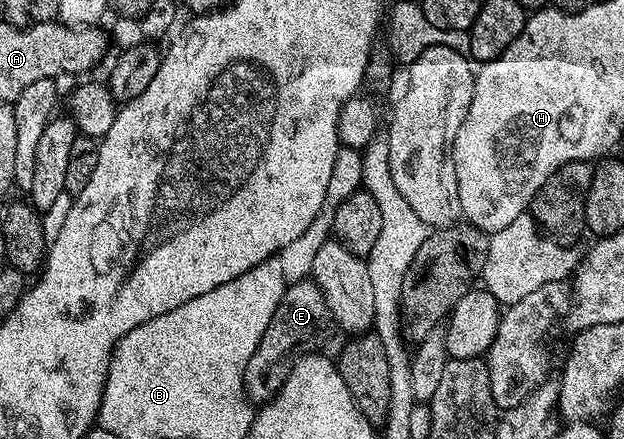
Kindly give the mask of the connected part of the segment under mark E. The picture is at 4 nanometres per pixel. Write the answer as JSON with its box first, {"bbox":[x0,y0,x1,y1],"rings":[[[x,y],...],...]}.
{"bbox":[243,278,331,405],"rings":[[[312,278],[288,284],[279,301],[279,309],[275,309],[271,317],[271,325],[267,325],[263,337],[259,337],[255,353],[251,353],[251,361],[247,361],[247,369],[243,373],[245,396],[257,405],[268,403],[277,394],[283,381],[287,381],[291,369],[301,356],[320,348],[317,346],[328,333],[329,327],[331,328],[331,320],[325,294],[317,288]]]}

